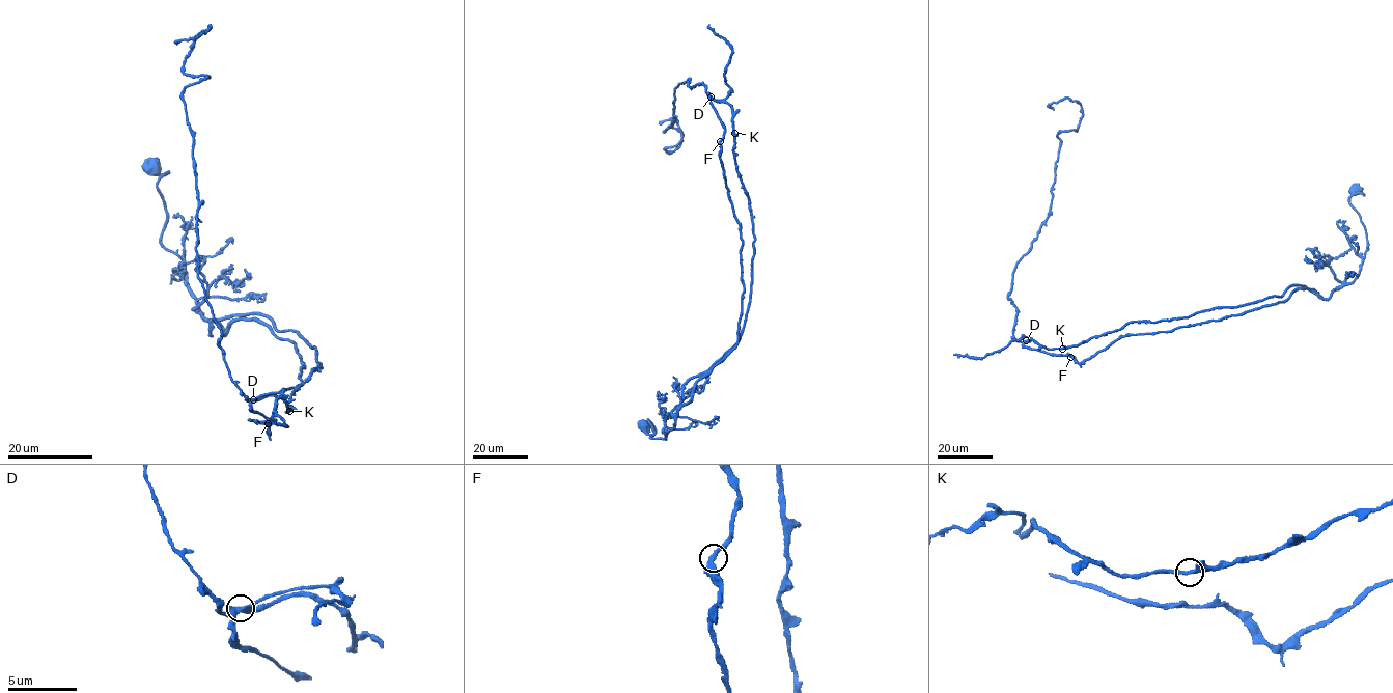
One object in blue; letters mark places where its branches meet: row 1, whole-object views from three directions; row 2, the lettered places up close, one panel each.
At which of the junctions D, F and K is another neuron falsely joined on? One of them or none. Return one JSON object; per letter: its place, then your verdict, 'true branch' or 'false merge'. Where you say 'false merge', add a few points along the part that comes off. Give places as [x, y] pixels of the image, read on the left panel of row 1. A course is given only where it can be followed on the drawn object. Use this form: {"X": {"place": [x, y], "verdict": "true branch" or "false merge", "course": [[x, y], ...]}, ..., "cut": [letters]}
{"D": {"place": [253, 399], "verdict": "false merge", "course": [[252, 398], [278, 395], [287, 412], [290, 394], [321, 367], [316, 349], [265, 315], [214, 320], [212, 335]]}, "F": {"place": [268, 423], "verdict": "true branch"}, "K": {"place": [289, 411], "verdict": "true branch"}, "cut": ["D"]}

